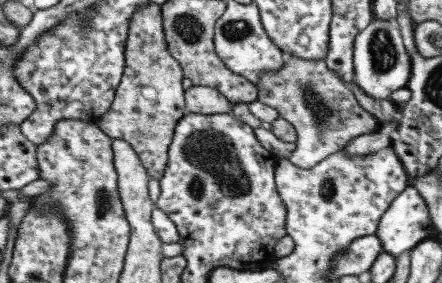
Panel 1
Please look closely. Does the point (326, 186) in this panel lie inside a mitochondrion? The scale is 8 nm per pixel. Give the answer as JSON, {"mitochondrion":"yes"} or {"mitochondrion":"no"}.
{"mitochondrion":"yes"}

